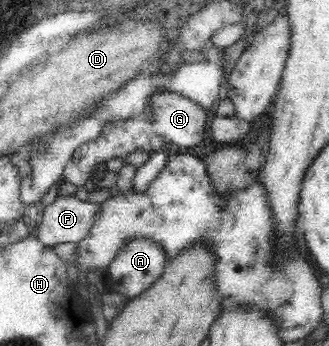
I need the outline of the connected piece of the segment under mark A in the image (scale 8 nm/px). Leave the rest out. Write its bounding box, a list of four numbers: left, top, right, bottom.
[105,236,167,299]

